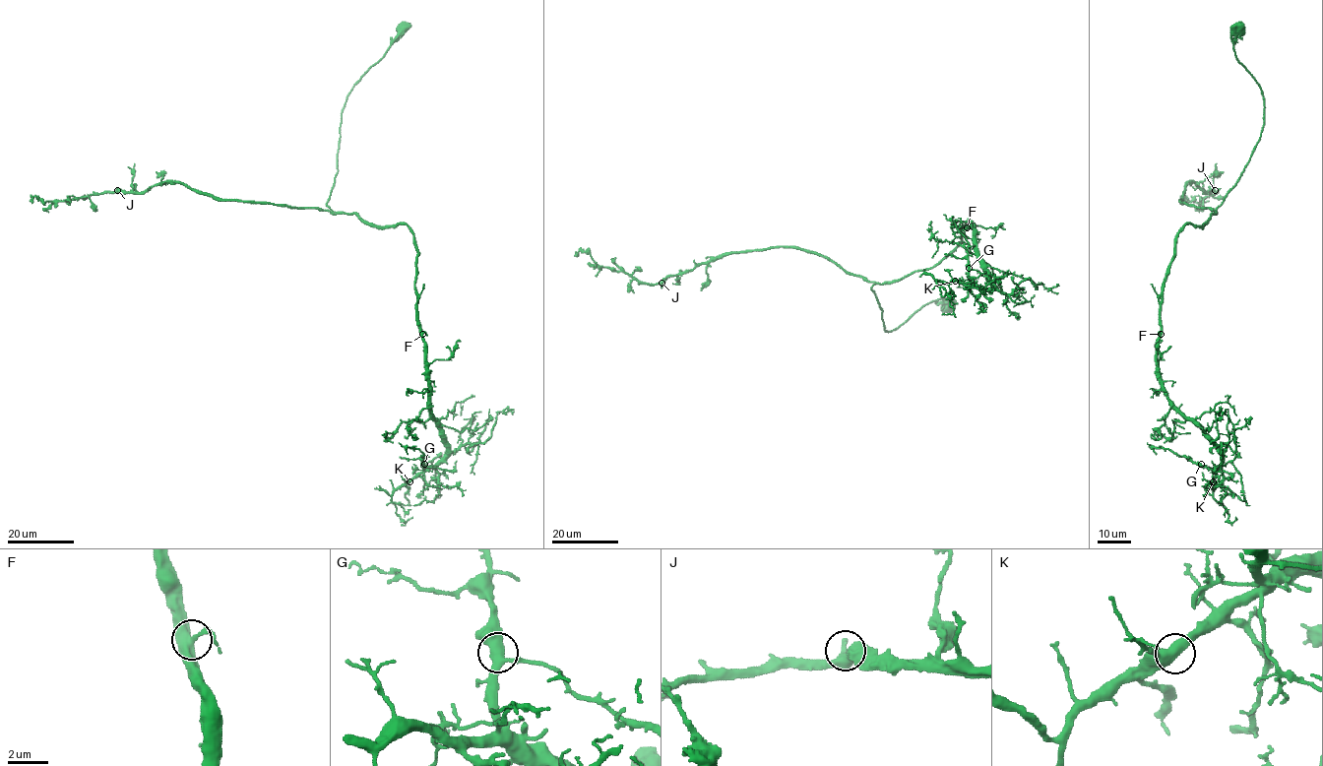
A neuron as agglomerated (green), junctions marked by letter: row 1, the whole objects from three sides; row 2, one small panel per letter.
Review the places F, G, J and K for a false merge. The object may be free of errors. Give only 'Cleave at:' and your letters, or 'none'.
Cleave at: none

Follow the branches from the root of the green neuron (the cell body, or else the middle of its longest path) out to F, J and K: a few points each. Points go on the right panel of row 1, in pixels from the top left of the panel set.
F: (1236, 29), (1234, 55), (1261, 89), (1263, 126), (1217, 212), (1178, 233), (1161, 334)
J: (1236, 29), (1234, 55), (1261, 89), (1263, 126), (1215, 211), (1179, 201), (1188, 182), (1215, 190)
K: (1236, 29), (1261, 136), (1217, 212), (1178, 233), (1157, 343), (1164, 394), (1222, 454), (1213, 481)

